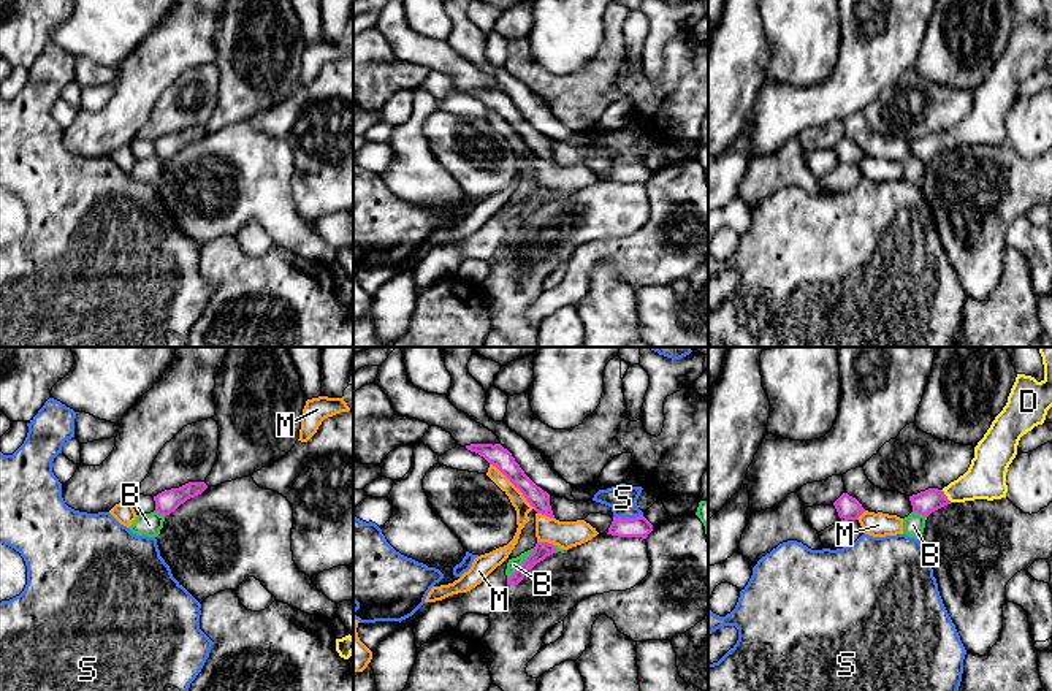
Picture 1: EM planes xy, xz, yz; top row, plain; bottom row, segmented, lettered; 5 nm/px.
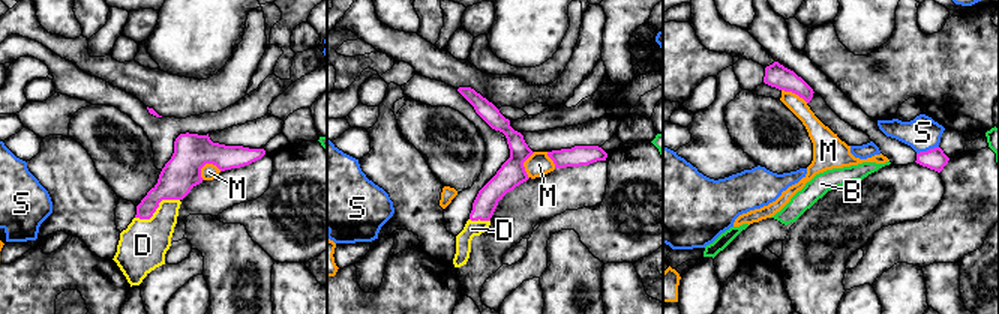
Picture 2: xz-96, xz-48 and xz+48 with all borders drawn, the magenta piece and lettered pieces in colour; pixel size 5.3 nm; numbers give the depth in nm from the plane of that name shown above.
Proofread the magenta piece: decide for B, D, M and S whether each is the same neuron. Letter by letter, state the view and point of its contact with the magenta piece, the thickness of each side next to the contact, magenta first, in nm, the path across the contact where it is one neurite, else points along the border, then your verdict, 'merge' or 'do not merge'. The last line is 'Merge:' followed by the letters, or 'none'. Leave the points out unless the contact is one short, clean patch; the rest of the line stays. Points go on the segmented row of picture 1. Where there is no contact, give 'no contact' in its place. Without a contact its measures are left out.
B: xz (522, 565) | 80/70 nm | along xz (534, 549), (507, 579) | do not merge
D: yz (946, 496) | 120/200 nm | across yz (924, 503), (946, 496), (986, 477) | merge
M: xz (514, 484) | 110/80 nm | do not merge
S: xz (628, 519) | 110/140 nm | do not merge
Merge: D

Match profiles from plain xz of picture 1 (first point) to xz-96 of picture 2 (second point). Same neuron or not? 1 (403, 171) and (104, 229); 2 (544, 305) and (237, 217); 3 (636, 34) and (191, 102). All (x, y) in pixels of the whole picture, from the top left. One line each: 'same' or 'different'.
1: same
2: same
3: same

